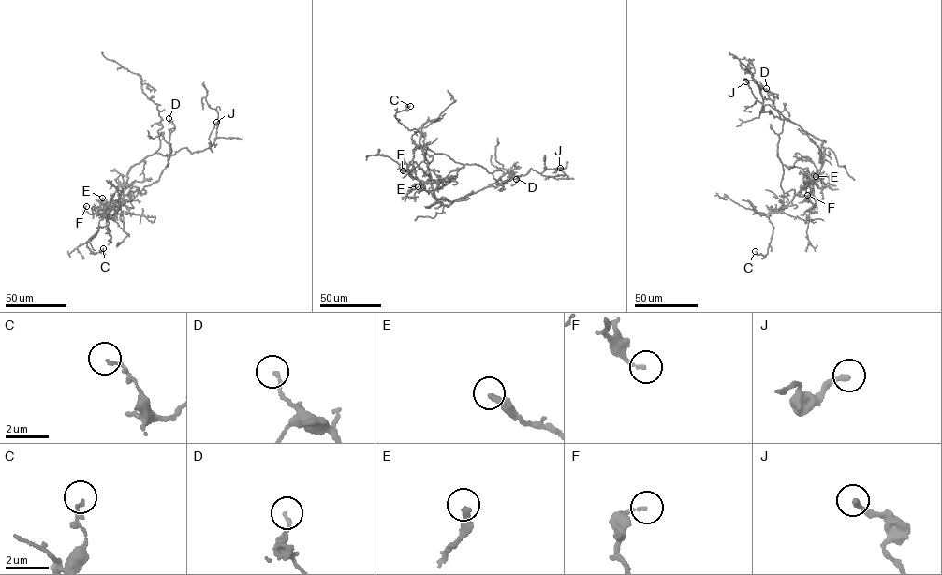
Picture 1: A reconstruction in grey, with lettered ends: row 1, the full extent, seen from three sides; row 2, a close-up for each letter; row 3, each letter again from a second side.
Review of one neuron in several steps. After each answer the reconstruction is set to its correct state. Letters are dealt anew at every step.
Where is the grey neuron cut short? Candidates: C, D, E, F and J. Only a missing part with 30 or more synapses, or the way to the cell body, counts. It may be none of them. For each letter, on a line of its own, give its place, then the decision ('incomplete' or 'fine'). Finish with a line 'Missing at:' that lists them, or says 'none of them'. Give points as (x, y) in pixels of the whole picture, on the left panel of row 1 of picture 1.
C: (103, 248) | fine
D: (169, 118) | fine
E: (102, 198) | fine
F: (86, 206) | fine
J: (216, 122) | fine
Missing at: none of them

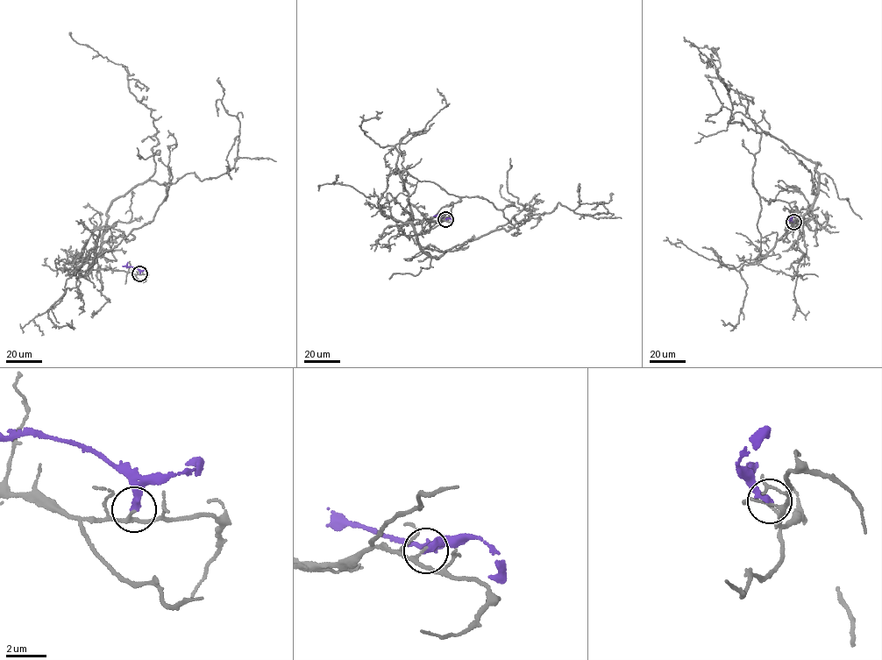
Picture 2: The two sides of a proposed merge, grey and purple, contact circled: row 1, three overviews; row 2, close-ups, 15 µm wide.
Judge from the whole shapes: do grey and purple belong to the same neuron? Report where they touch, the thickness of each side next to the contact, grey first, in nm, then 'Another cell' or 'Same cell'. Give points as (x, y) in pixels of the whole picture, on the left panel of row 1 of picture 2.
Place: (139, 273). Thickness 160 nm (grey) against 320 nm. Another cell

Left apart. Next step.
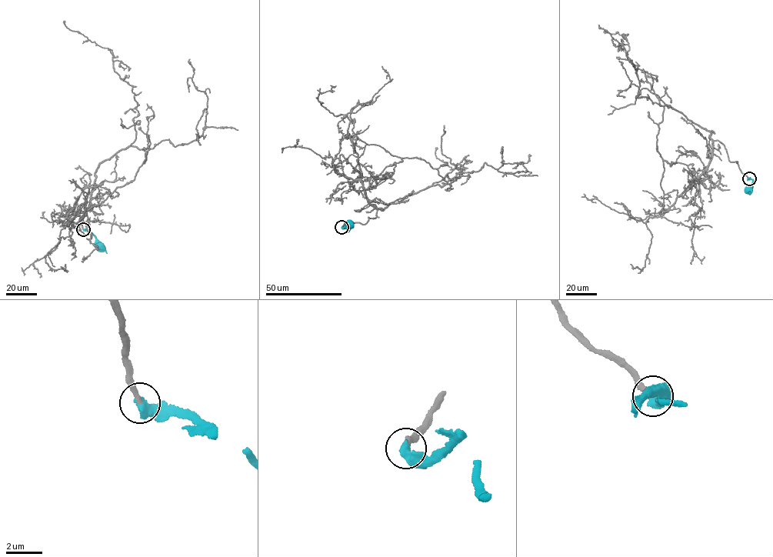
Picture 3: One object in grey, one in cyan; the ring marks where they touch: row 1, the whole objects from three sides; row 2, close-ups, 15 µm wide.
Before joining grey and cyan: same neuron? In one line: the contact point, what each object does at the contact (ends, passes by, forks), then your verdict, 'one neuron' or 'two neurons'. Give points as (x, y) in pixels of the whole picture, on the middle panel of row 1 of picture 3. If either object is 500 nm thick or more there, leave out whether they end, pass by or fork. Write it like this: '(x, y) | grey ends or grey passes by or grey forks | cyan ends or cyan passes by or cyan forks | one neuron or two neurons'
(341, 227) | one neuron

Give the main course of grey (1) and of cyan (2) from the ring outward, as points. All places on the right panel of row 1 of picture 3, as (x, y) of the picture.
1: (748, 178), (711, 133), (648, 95), (636, 97), (635, 68), (624, 48), (616, 46), (598, 25)
2: (748, 178), (753, 180), (748, 190)

